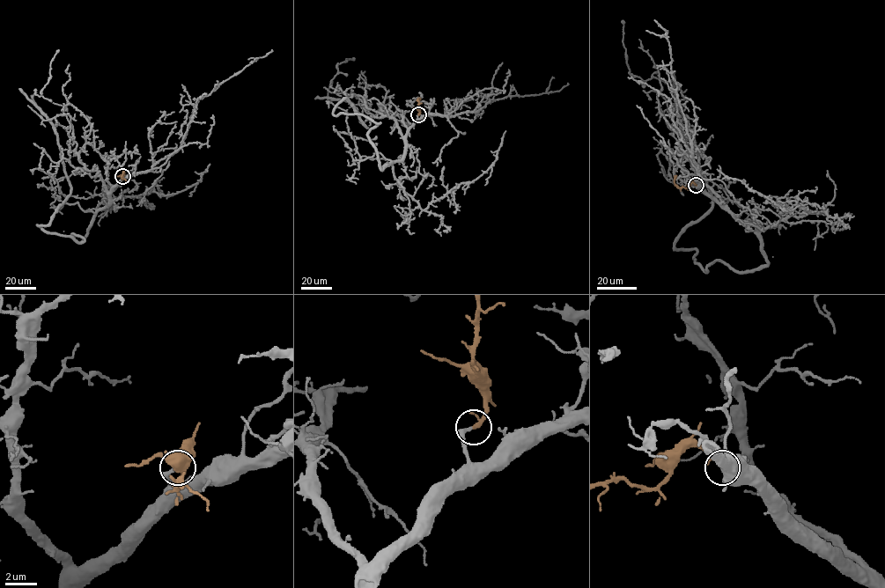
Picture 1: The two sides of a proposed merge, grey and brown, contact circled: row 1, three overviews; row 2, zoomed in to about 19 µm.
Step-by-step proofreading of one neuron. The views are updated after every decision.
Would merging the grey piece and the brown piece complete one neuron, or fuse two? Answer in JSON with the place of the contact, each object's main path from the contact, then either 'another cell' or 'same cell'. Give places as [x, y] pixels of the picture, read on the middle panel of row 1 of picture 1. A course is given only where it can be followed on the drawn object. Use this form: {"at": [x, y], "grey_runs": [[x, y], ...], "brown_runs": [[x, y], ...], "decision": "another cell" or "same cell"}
{"at": [418, 114], "grey_runs": [[418, 114], [381, 169], [379, 122], [328, 99], [354, 58]], "brown_runs": [[418, 114], [418, 99], [420, 99]], "decision": "same cell"}

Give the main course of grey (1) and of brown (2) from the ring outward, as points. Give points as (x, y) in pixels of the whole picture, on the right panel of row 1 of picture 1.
1: (696, 186), (755, 226), (766, 265), (705, 271), (674, 247), (711, 194), (678, 84), (630, 73), (623, 20)
2: (696, 186), (692, 182), (688, 187), (678, 187), (674, 182), (676, 175)

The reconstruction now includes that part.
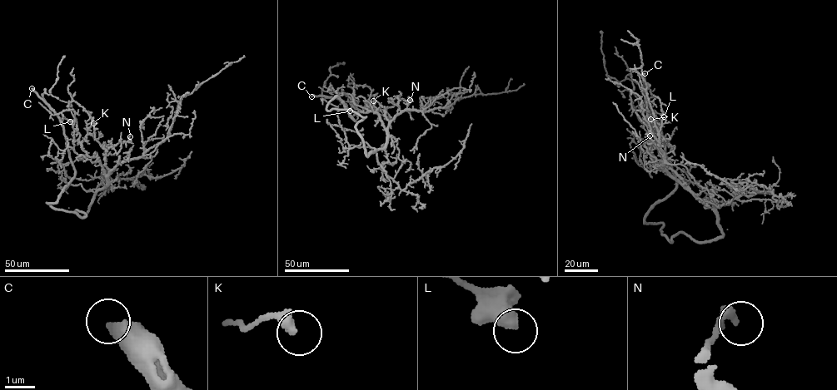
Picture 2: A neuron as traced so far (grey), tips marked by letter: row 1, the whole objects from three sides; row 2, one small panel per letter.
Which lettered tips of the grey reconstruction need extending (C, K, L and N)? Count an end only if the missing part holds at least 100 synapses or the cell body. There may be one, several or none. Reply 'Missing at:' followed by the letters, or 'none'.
Missing at: C

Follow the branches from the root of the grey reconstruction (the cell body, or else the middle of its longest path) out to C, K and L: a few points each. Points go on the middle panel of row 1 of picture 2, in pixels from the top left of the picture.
C: (356, 129), (366, 116), (349, 110), (327, 111), (326, 105), (337, 96), (355, 120), (341, 100), (311, 96)
K: (356, 129), (367, 155), (384, 147), (387, 130), (379, 115), (371, 111), (361, 112), (373, 101)
L: (356, 129), (366, 116), (349, 110), (327, 111), (326, 105), (337, 96), (355, 120), (341, 101), (350, 111)

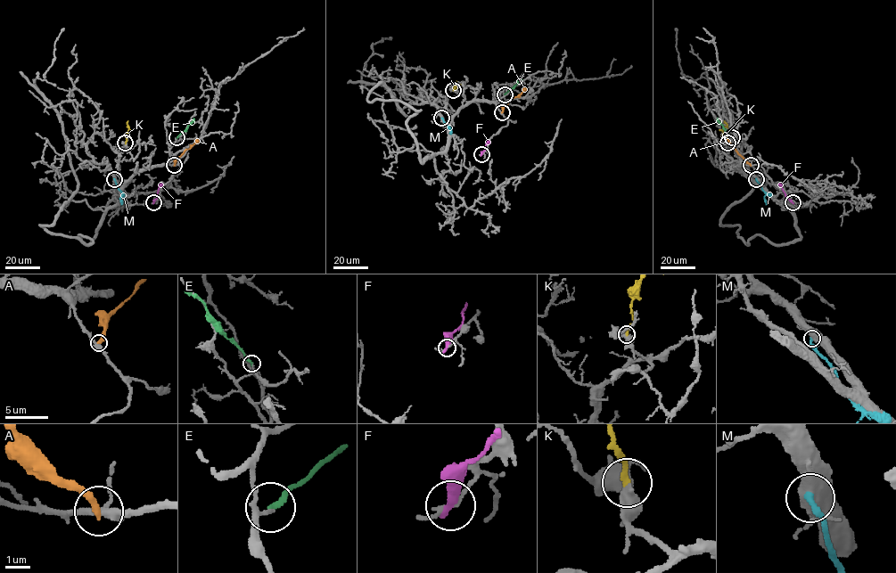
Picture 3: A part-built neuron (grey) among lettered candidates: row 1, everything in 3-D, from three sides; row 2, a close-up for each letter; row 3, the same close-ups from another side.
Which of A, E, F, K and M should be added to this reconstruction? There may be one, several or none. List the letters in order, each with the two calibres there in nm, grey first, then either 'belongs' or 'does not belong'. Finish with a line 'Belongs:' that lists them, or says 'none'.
A: 320/340 nm | does not belong
E: 120/220 nm | does not belong
F: 140/340 nm | does not belong
K: 440/240 nm | does not belong
M: 400/240 nm | does not belong
Belongs: none

